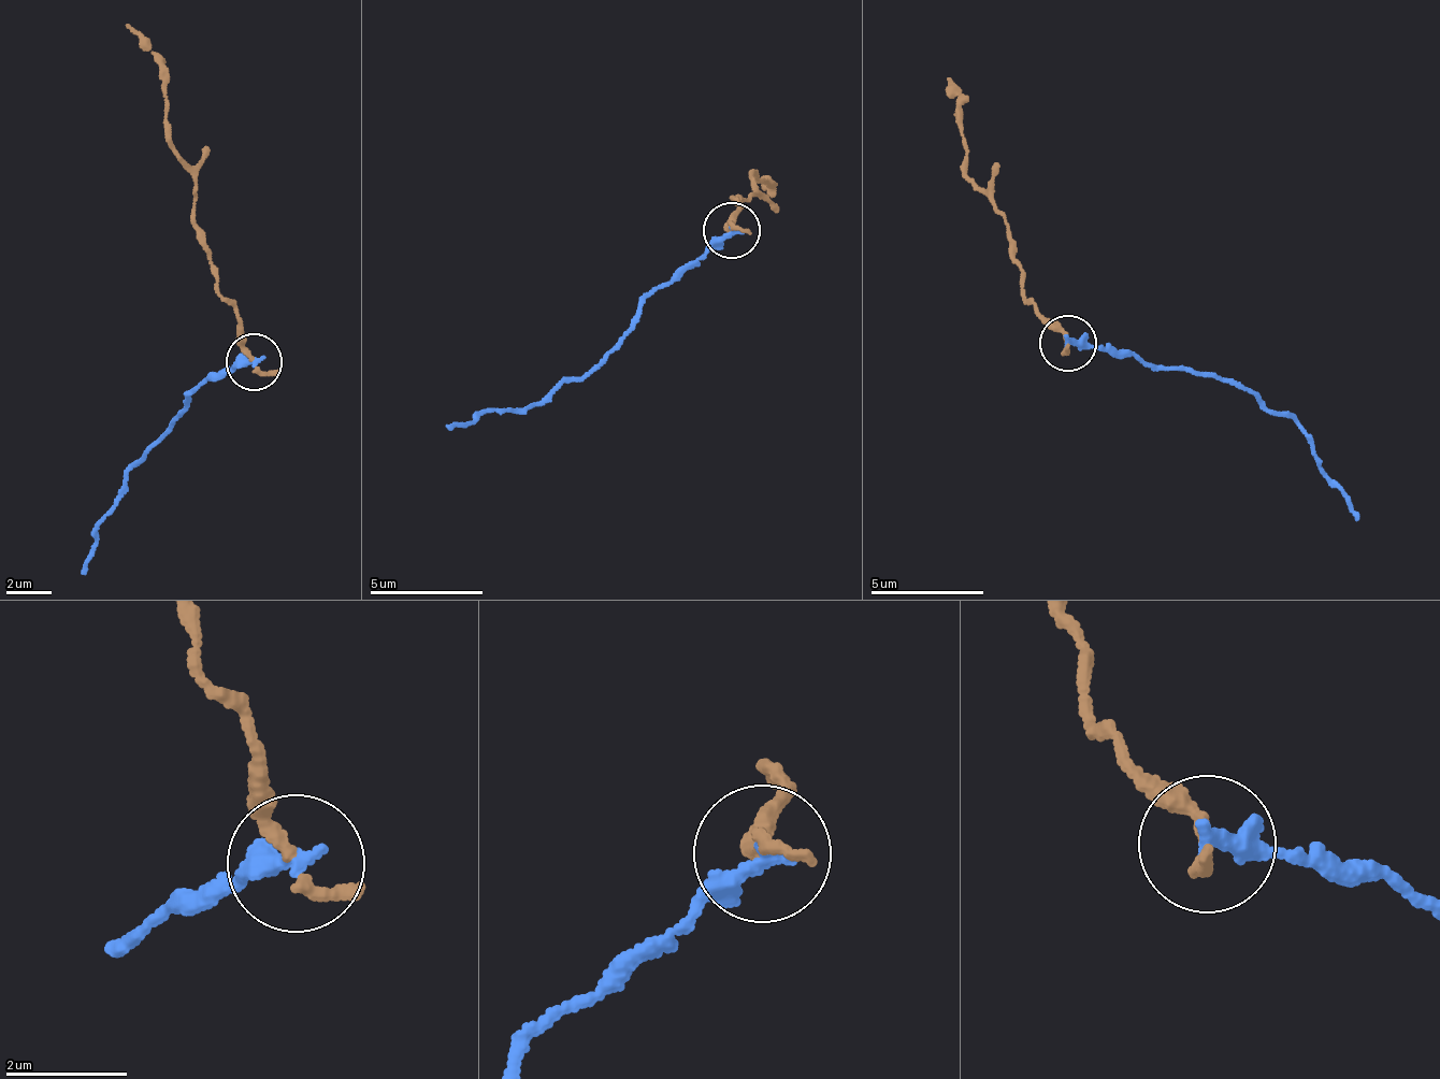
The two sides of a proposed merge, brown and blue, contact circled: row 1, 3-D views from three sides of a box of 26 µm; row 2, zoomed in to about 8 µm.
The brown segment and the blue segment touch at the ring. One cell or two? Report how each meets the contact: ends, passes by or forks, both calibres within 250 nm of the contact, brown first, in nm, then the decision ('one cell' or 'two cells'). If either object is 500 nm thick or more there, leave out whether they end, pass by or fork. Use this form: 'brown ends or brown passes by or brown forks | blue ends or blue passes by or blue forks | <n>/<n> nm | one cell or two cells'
brown passes by | blue ends | 180/300 nm | two cells

